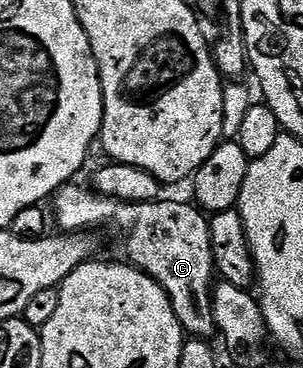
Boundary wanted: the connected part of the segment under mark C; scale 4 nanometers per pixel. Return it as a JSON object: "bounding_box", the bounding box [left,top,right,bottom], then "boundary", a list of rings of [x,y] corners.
{"bounding_box":[55,184,217,339],"boundary":[[[69,184],[56,191],[55,225],[57,222],[64,232],[84,232],[92,228],[88,226],[104,225],[120,230],[120,238],[124,241],[123,257],[136,269],[150,274],[166,291],[178,320],[189,335],[211,339],[211,334],[217,333],[212,307],[216,265],[205,211],[191,201],[117,202],[115,198],[106,198],[76,185]]]}

